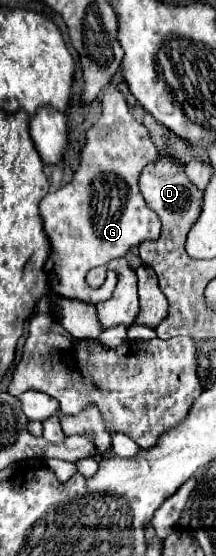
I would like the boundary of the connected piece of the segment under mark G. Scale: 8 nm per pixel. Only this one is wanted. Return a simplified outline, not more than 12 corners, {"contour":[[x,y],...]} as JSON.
{"contour":[[120,77],[74,179],[40,201],[56,295],[106,301],[90,269],[160,237],[138,175],[158,161]]}

